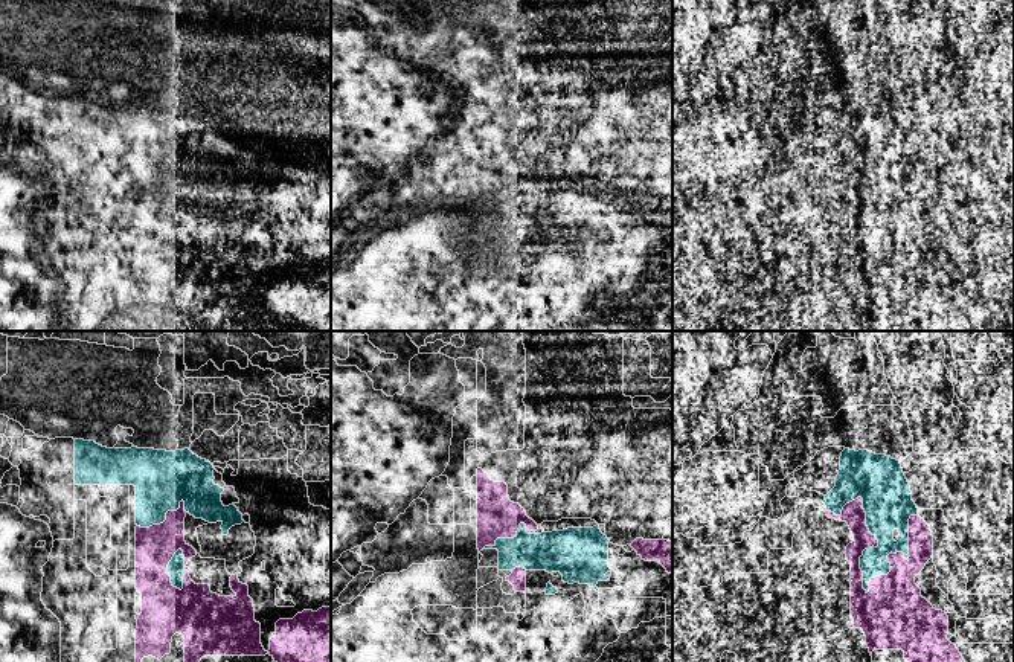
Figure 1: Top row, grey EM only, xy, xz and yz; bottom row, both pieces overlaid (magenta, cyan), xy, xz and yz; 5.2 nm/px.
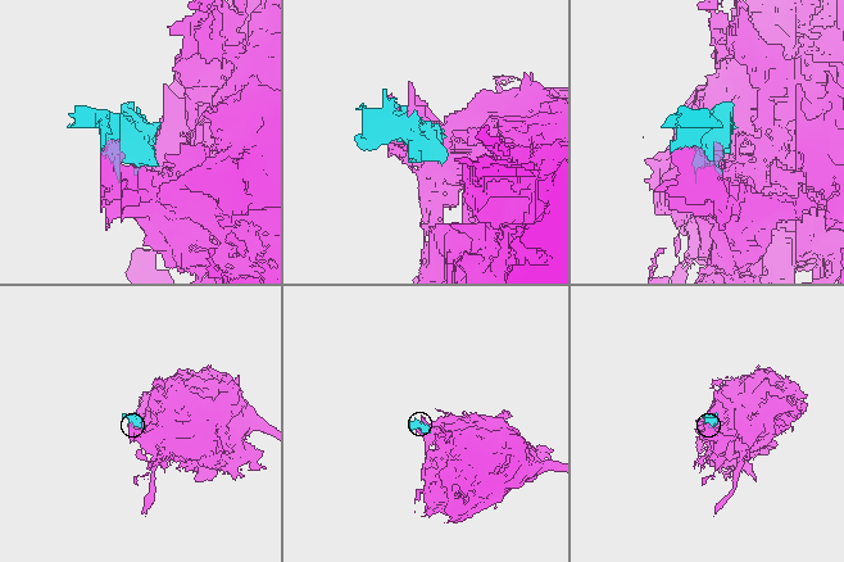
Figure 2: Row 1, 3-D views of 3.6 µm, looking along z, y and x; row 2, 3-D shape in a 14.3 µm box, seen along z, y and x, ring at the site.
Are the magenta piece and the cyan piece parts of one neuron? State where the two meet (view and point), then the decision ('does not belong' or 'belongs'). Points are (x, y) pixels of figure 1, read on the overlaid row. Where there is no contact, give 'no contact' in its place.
meets magenta in yz at (862, 554); does not belong

